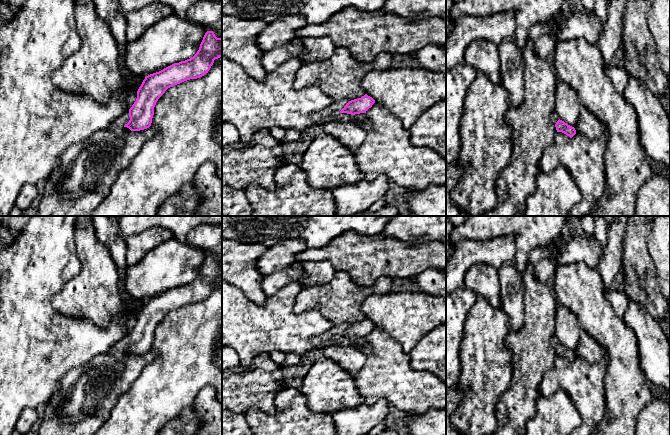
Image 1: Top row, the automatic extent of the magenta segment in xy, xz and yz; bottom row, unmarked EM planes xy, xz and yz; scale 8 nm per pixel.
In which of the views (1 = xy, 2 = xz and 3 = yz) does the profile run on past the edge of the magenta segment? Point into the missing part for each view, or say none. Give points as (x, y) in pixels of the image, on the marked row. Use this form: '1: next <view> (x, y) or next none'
1: next xy (123, 119)
2: next xz (335, 107)
3: next yz (554, 116)

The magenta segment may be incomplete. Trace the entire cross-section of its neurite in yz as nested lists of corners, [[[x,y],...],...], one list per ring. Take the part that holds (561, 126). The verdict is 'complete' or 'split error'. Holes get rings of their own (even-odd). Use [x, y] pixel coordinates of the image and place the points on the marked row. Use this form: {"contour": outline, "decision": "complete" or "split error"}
{"contour": [[[555,111],[551,114],[551,122],[555,125],[557,132],[562,132],[570,138],[576,134],[575,128],[560,120]]], "decision": "split error"}

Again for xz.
{"contour": [[[365,94],[361,98],[354,99],[354,100],[341,100],[338,102],[332,103],[330,106],[322,110],[321,112],[315,114],[313,116],[314,121],[316,124],[322,124],[321,121],[337,112],[340,113],[348,113],[351,115],[366,113],[366,111],[372,107],[375,103],[375,100]]], "decision": "split error"}

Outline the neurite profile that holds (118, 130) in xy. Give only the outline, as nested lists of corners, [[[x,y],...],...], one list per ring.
[[[110,124],[108,129],[110,131],[112,131],[113,133],[115,133],[118,136],[124,136],[125,134],[127,134],[129,131],[131,131],[129,128],[124,127],[124,126],[116,126],[114,124]]]

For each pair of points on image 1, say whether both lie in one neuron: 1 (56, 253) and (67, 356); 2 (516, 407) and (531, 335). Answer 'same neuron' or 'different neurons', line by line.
1: same neuron
2: same neuron

